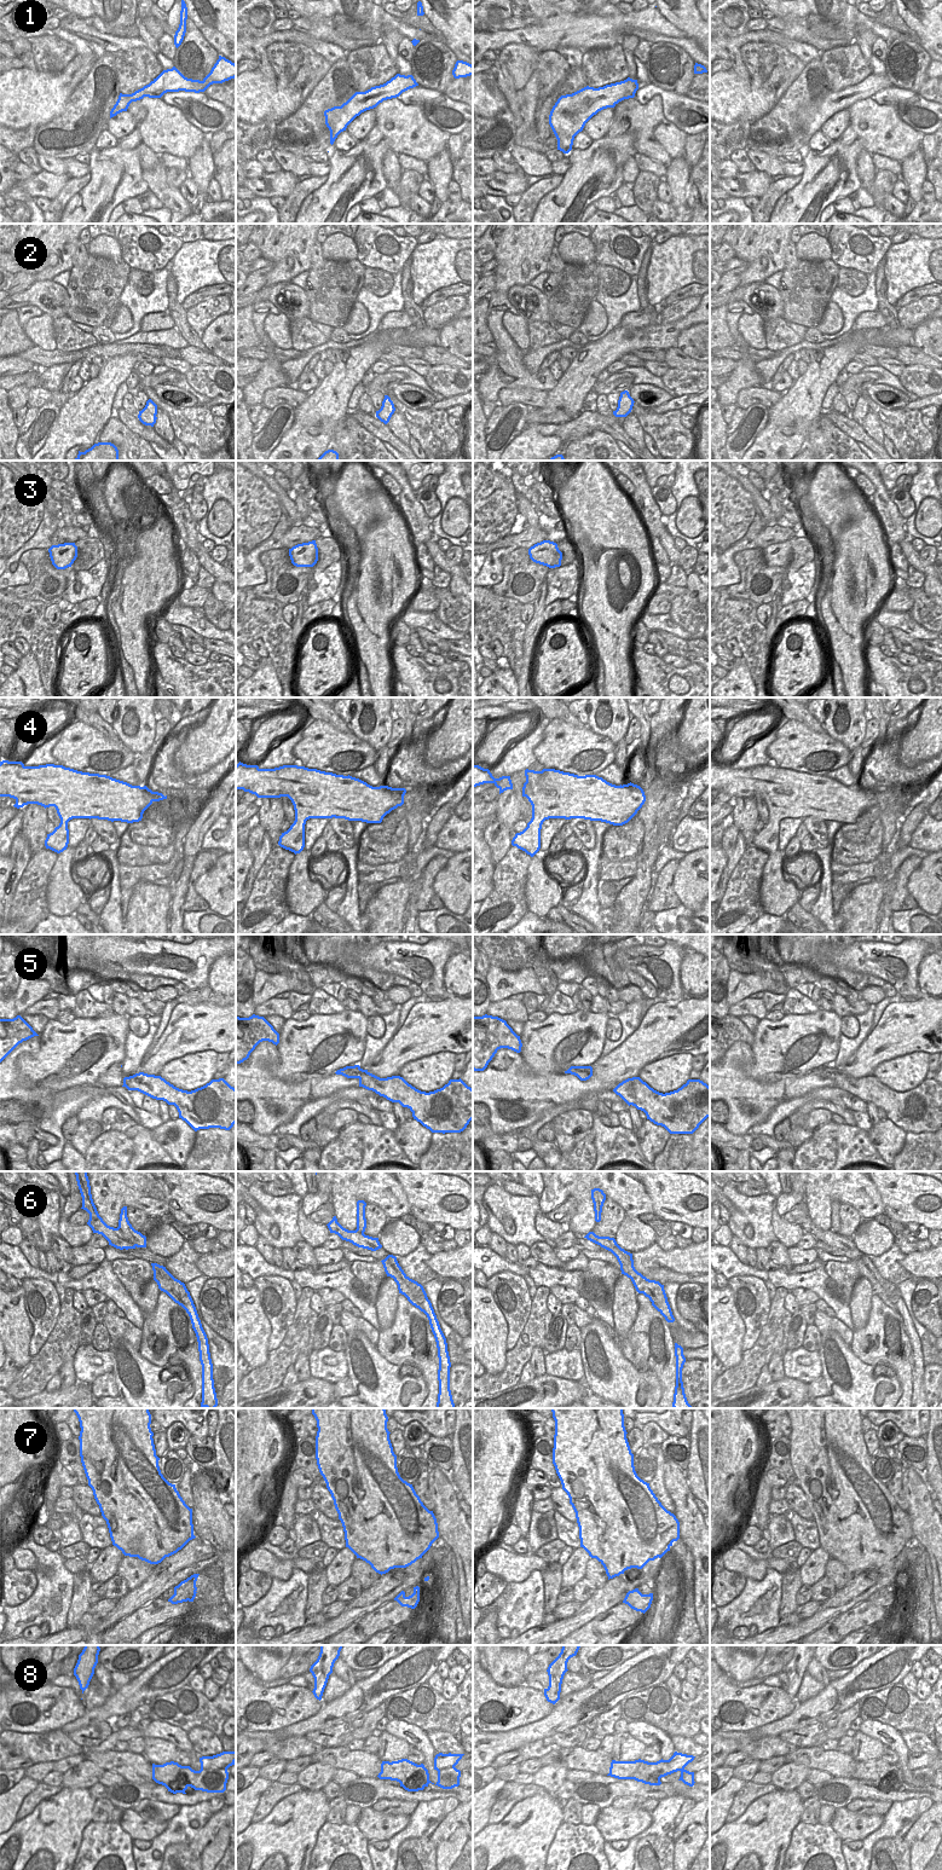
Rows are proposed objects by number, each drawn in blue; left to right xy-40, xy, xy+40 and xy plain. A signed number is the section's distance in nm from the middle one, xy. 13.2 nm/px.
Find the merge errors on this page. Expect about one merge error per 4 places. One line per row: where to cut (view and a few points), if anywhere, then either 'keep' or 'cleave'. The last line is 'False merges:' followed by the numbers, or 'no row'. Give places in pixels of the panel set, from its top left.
1: no cut | keep
2: no cut | keep
3: no cut | keep
4: no cut | keep
5: no cut | keep
6: xy (398, 1284), (410, 1294), (426, 1294) | cleave
7: no cut | keep
8: xy+40 (635, 1760), (636, 1766), (647, 1776), (664, 1769), (666, 1775) | cleave
False merges: 6, 8

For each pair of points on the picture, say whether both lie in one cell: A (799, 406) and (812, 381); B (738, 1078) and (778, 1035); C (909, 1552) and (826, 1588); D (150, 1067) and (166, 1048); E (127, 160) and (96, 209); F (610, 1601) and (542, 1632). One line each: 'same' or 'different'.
A: same
B: different
C: different
D: same
E: same
F: same

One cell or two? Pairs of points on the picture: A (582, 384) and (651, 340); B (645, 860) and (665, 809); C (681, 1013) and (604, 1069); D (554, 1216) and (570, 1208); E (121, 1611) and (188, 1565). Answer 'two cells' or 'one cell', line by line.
A: one cell
B: one cell
C: one cell
D: one cell
E: one cell

